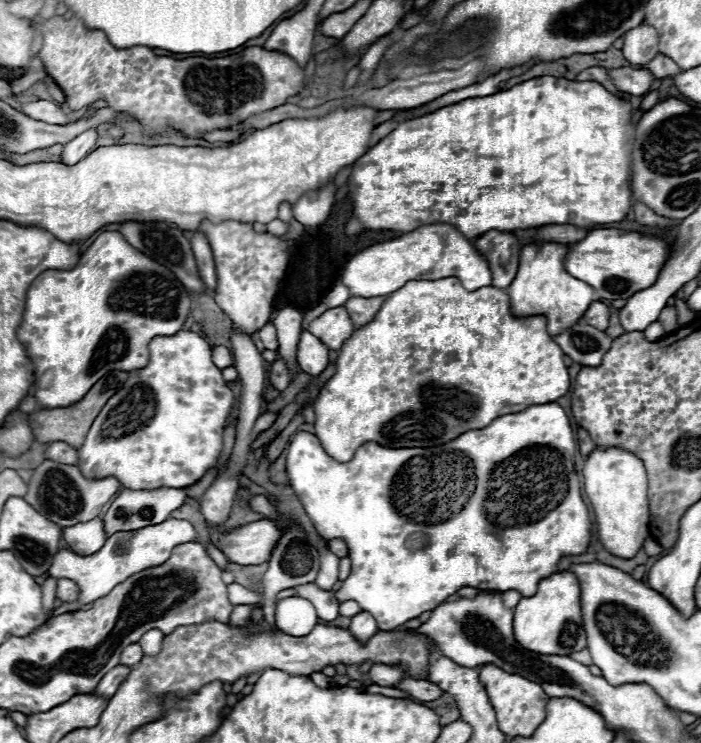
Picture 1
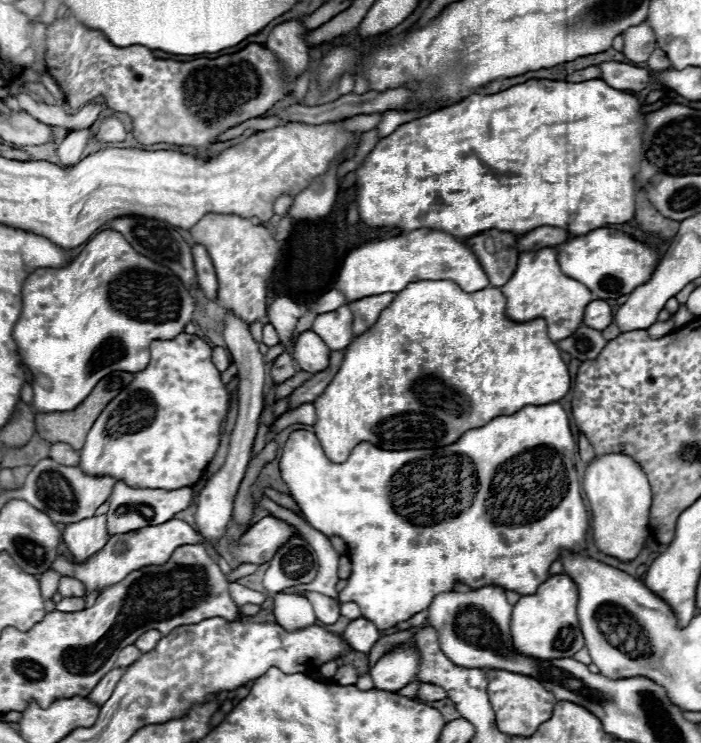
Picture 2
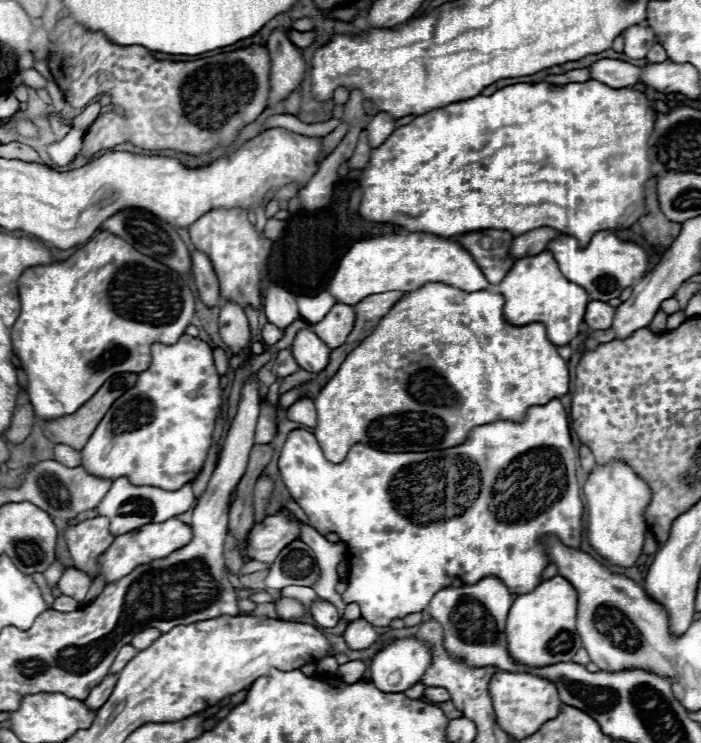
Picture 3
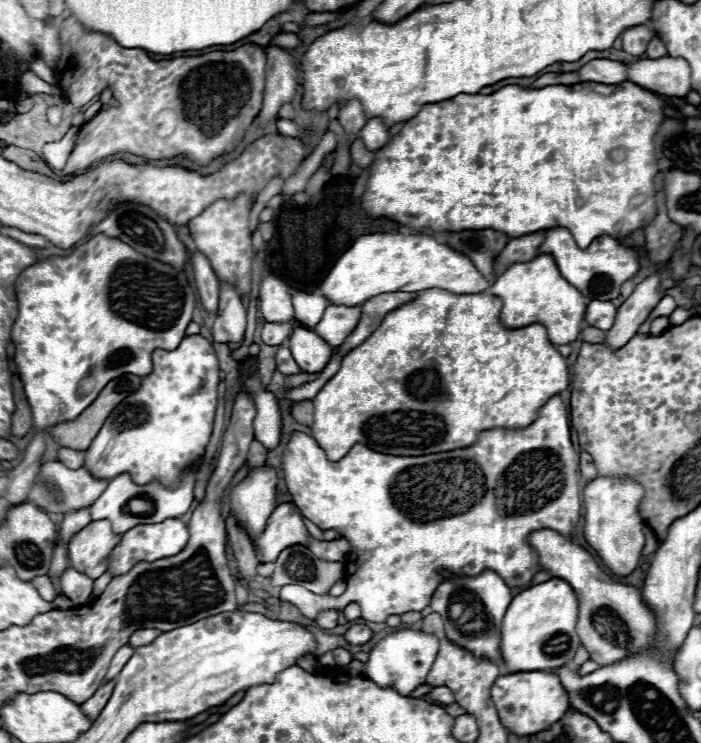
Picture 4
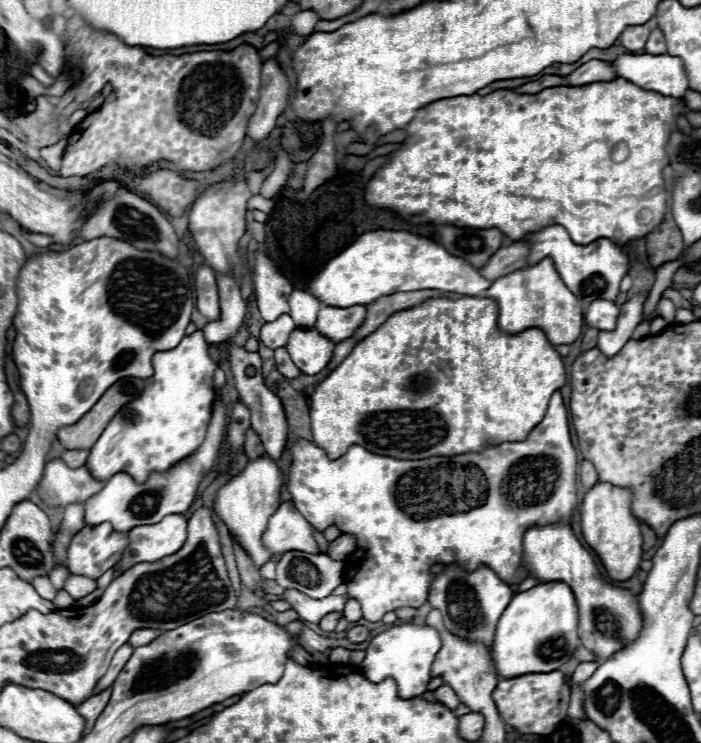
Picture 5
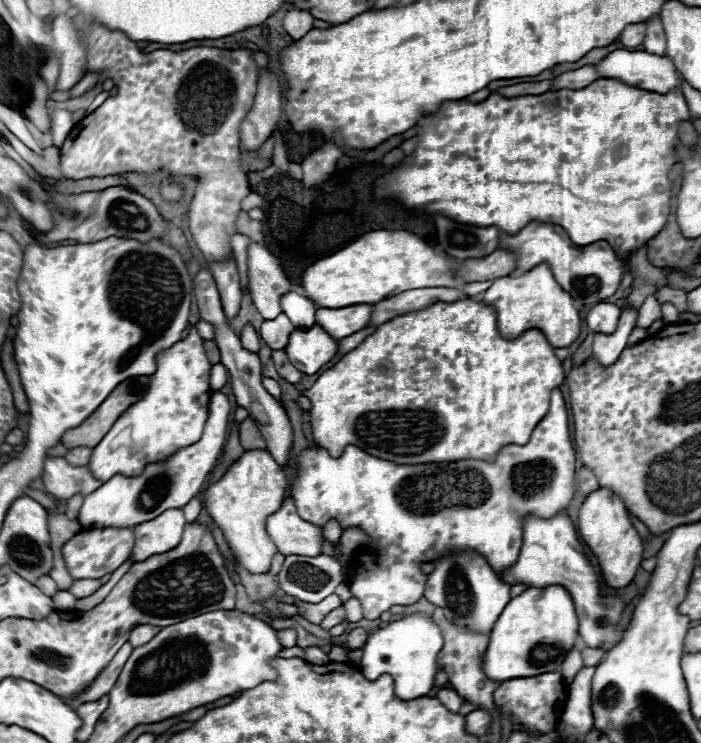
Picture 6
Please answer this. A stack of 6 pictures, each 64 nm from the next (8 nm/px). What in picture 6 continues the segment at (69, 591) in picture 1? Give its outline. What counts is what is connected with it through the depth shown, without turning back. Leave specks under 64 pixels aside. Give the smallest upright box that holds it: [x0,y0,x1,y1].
[68,580,100,598]

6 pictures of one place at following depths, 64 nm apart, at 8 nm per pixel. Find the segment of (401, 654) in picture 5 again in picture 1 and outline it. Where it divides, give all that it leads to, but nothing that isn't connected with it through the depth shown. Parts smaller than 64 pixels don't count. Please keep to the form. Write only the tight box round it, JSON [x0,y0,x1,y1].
[368,664,406,686]

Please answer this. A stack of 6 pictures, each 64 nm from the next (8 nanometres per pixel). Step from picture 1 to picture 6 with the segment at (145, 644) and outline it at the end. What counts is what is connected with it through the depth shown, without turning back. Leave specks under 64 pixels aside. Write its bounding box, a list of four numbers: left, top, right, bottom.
[128,624,160,648]

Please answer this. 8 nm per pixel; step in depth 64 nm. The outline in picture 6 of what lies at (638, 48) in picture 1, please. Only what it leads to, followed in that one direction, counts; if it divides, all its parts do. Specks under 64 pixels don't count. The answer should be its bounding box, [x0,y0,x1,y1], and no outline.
[620,24,646,48]

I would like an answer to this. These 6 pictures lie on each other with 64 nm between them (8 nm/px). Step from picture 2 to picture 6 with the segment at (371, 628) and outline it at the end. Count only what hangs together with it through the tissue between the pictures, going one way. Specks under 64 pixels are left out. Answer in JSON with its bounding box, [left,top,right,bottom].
[348,628,368,650]

